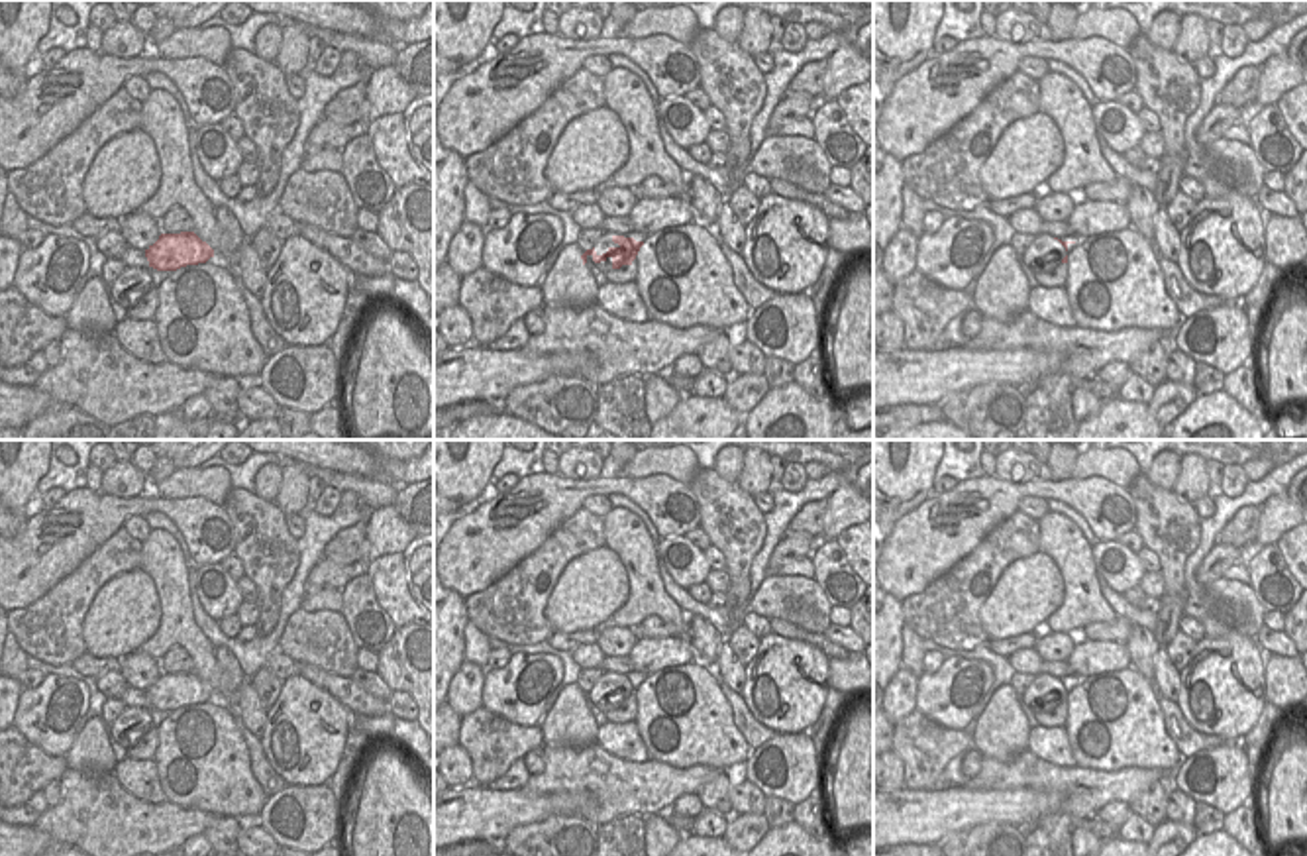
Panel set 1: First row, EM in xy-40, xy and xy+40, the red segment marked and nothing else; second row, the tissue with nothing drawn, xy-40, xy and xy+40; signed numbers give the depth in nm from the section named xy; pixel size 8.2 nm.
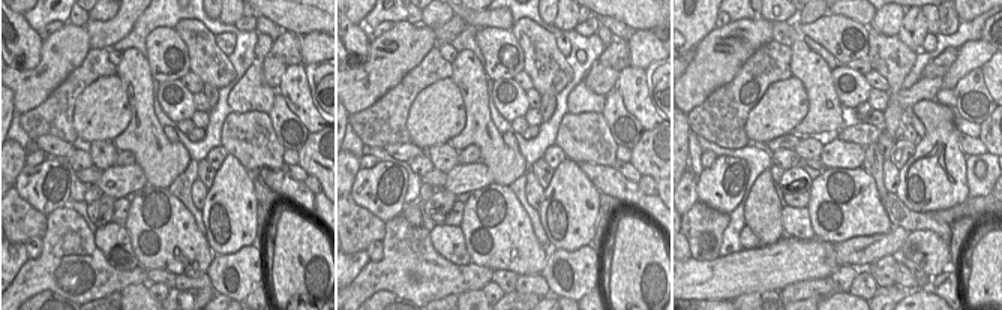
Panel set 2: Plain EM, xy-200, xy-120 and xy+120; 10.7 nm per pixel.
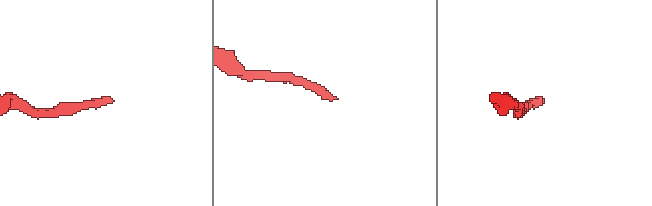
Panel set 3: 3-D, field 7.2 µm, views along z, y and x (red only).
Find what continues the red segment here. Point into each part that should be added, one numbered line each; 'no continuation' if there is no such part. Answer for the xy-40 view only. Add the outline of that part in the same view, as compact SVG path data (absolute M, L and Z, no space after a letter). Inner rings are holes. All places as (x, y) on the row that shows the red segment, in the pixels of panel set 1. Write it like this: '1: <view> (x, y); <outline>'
no continuation

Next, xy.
1: xy (652, 214); M644 202L642 216L634 222L634 232L616 234L616 236L634 238L636 241L644 241L644 240L654 238L654 232L657 230L659 224L681 228L683 222L669 208L663 208L661 204L654 204L654 202Z

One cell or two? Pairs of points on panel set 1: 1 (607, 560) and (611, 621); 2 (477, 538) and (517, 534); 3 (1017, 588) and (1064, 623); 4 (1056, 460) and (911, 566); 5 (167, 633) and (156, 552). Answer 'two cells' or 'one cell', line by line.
1: one cell
2: one cell
3: two cells
4: two cells
5: one cell

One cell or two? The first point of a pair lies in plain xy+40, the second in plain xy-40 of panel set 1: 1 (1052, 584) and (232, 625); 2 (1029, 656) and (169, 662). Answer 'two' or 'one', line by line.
1: two
2: two

